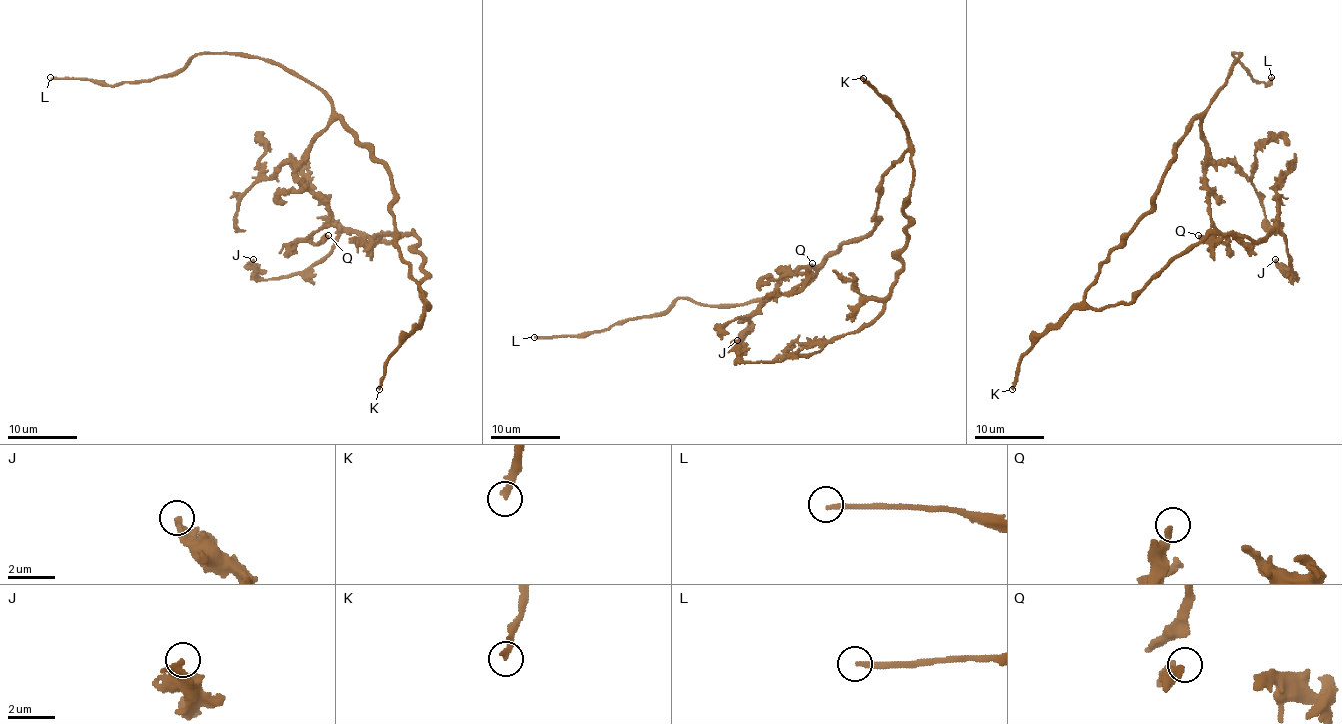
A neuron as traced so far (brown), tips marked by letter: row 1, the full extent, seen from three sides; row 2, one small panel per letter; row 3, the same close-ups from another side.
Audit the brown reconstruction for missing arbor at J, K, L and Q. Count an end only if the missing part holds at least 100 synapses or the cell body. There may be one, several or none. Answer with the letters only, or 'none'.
L

